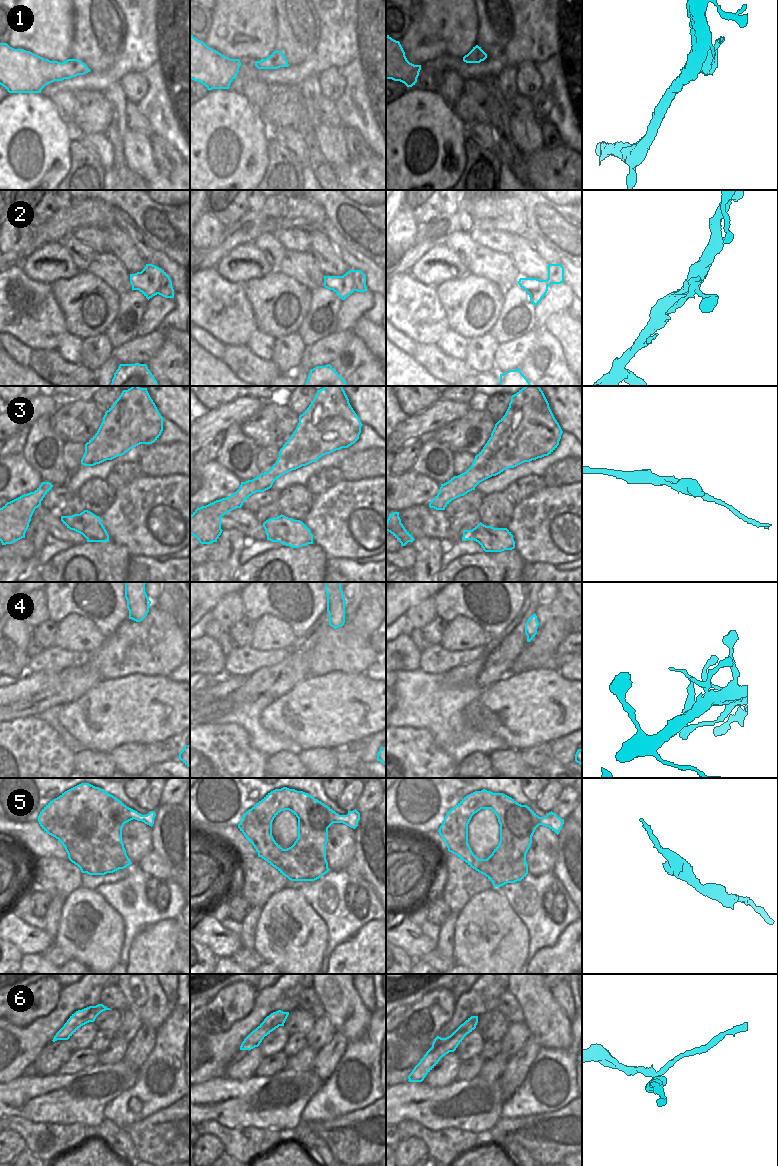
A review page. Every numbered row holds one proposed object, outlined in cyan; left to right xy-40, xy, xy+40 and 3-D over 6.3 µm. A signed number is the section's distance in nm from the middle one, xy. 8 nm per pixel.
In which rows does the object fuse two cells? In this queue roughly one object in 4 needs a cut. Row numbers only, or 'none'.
1, 6

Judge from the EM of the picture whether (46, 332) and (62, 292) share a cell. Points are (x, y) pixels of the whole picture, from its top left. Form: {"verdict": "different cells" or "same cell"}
{"verdict": "different cells"}

